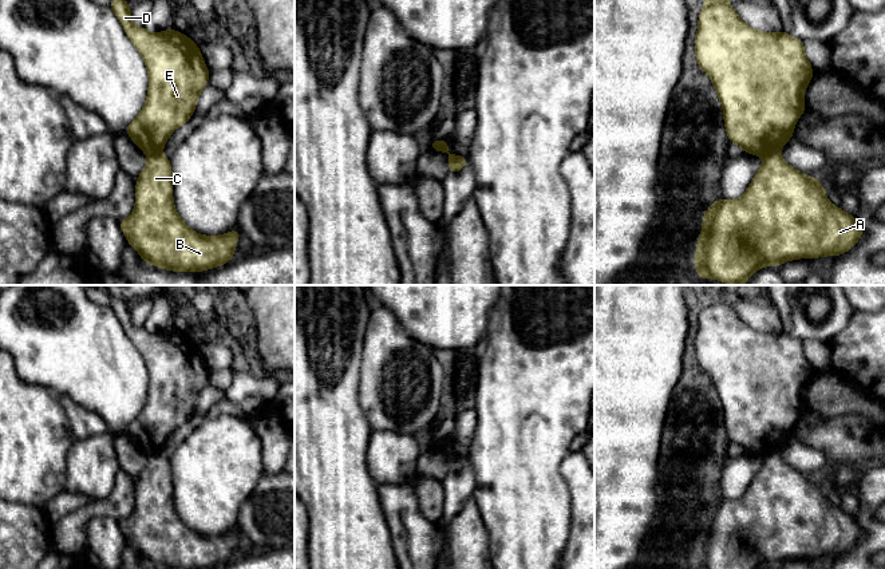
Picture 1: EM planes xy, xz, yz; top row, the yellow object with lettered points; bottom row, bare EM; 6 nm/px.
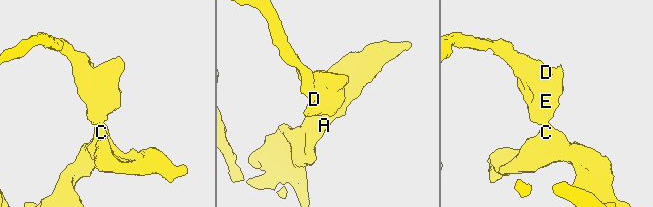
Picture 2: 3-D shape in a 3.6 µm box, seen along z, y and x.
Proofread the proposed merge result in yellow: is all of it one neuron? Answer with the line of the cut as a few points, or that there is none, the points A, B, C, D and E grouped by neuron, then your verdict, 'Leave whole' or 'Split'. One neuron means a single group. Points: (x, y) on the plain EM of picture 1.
Split along yz (777, 451), (765, 457). Groups: A B C / D E. Split

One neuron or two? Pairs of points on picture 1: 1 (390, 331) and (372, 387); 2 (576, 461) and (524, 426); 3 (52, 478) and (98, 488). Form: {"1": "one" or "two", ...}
{"1": "one", "2": "two", "3": "two"}

